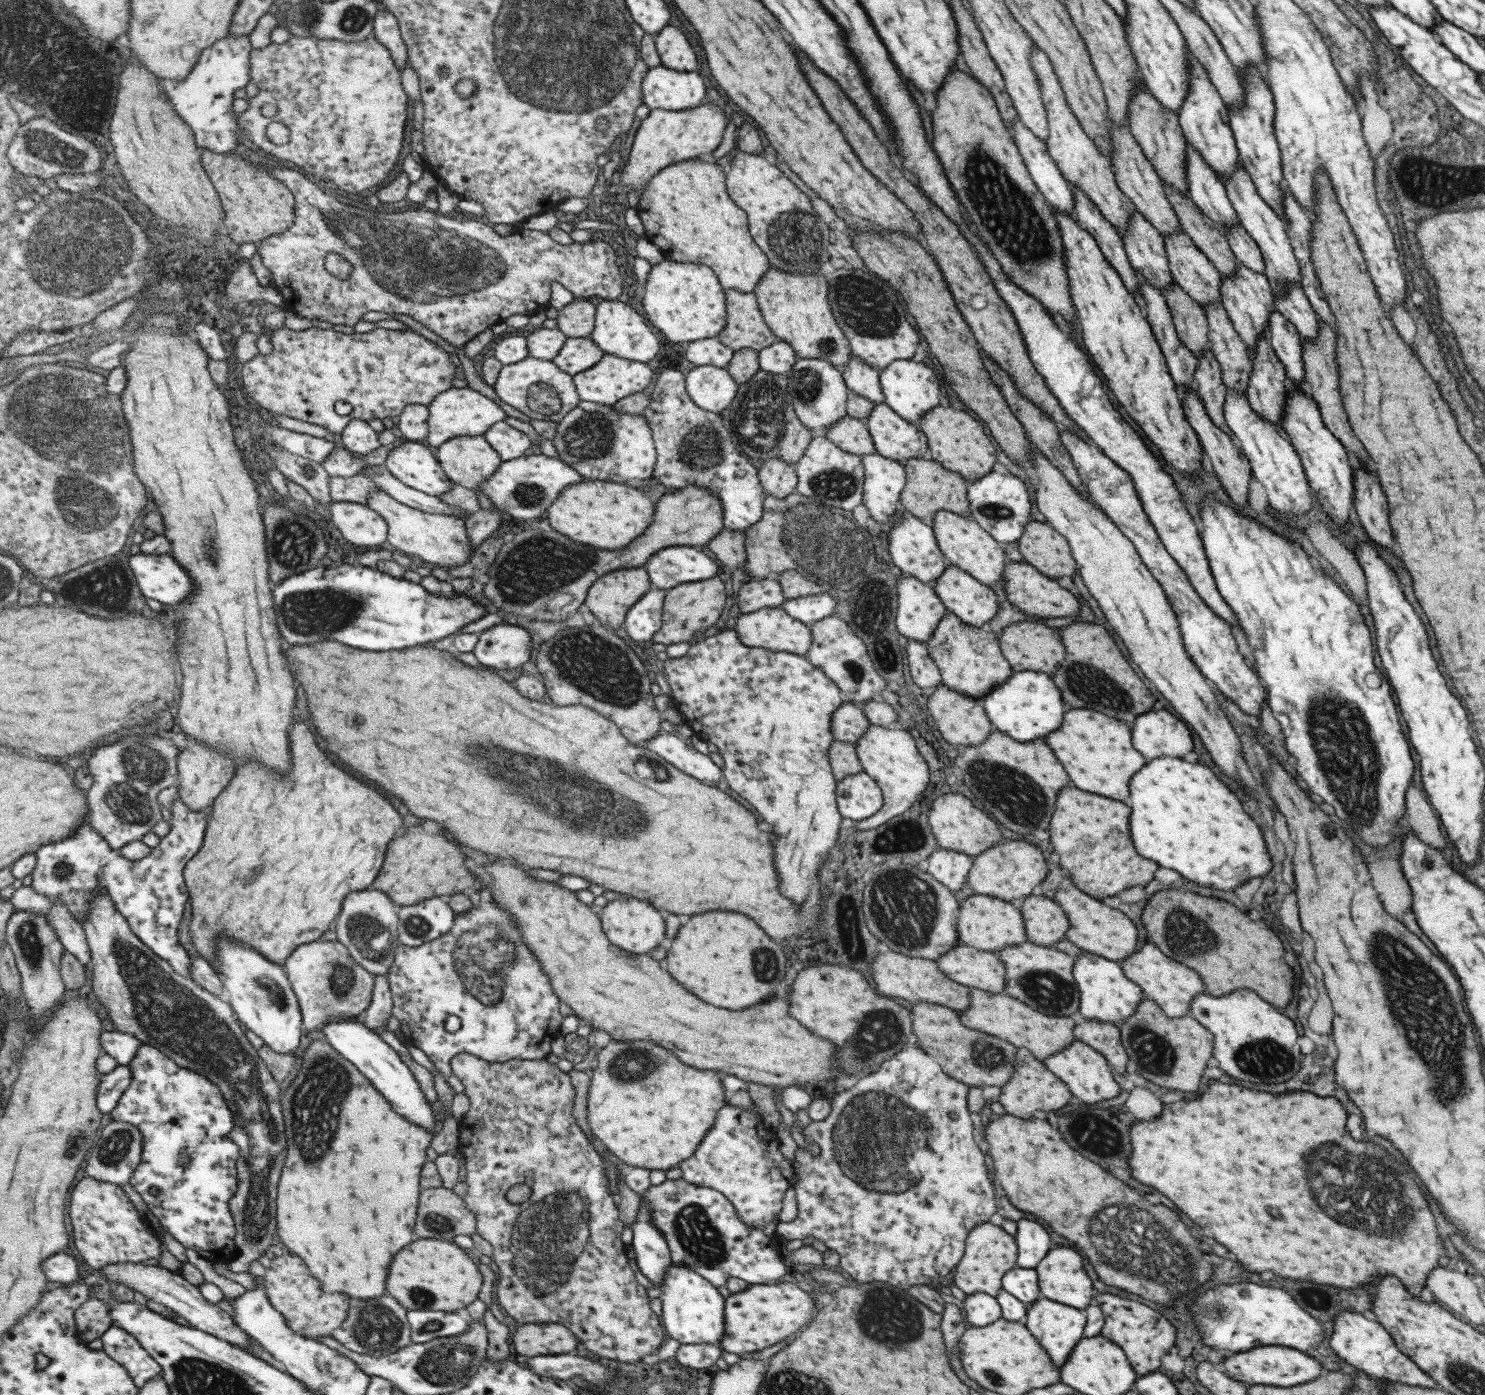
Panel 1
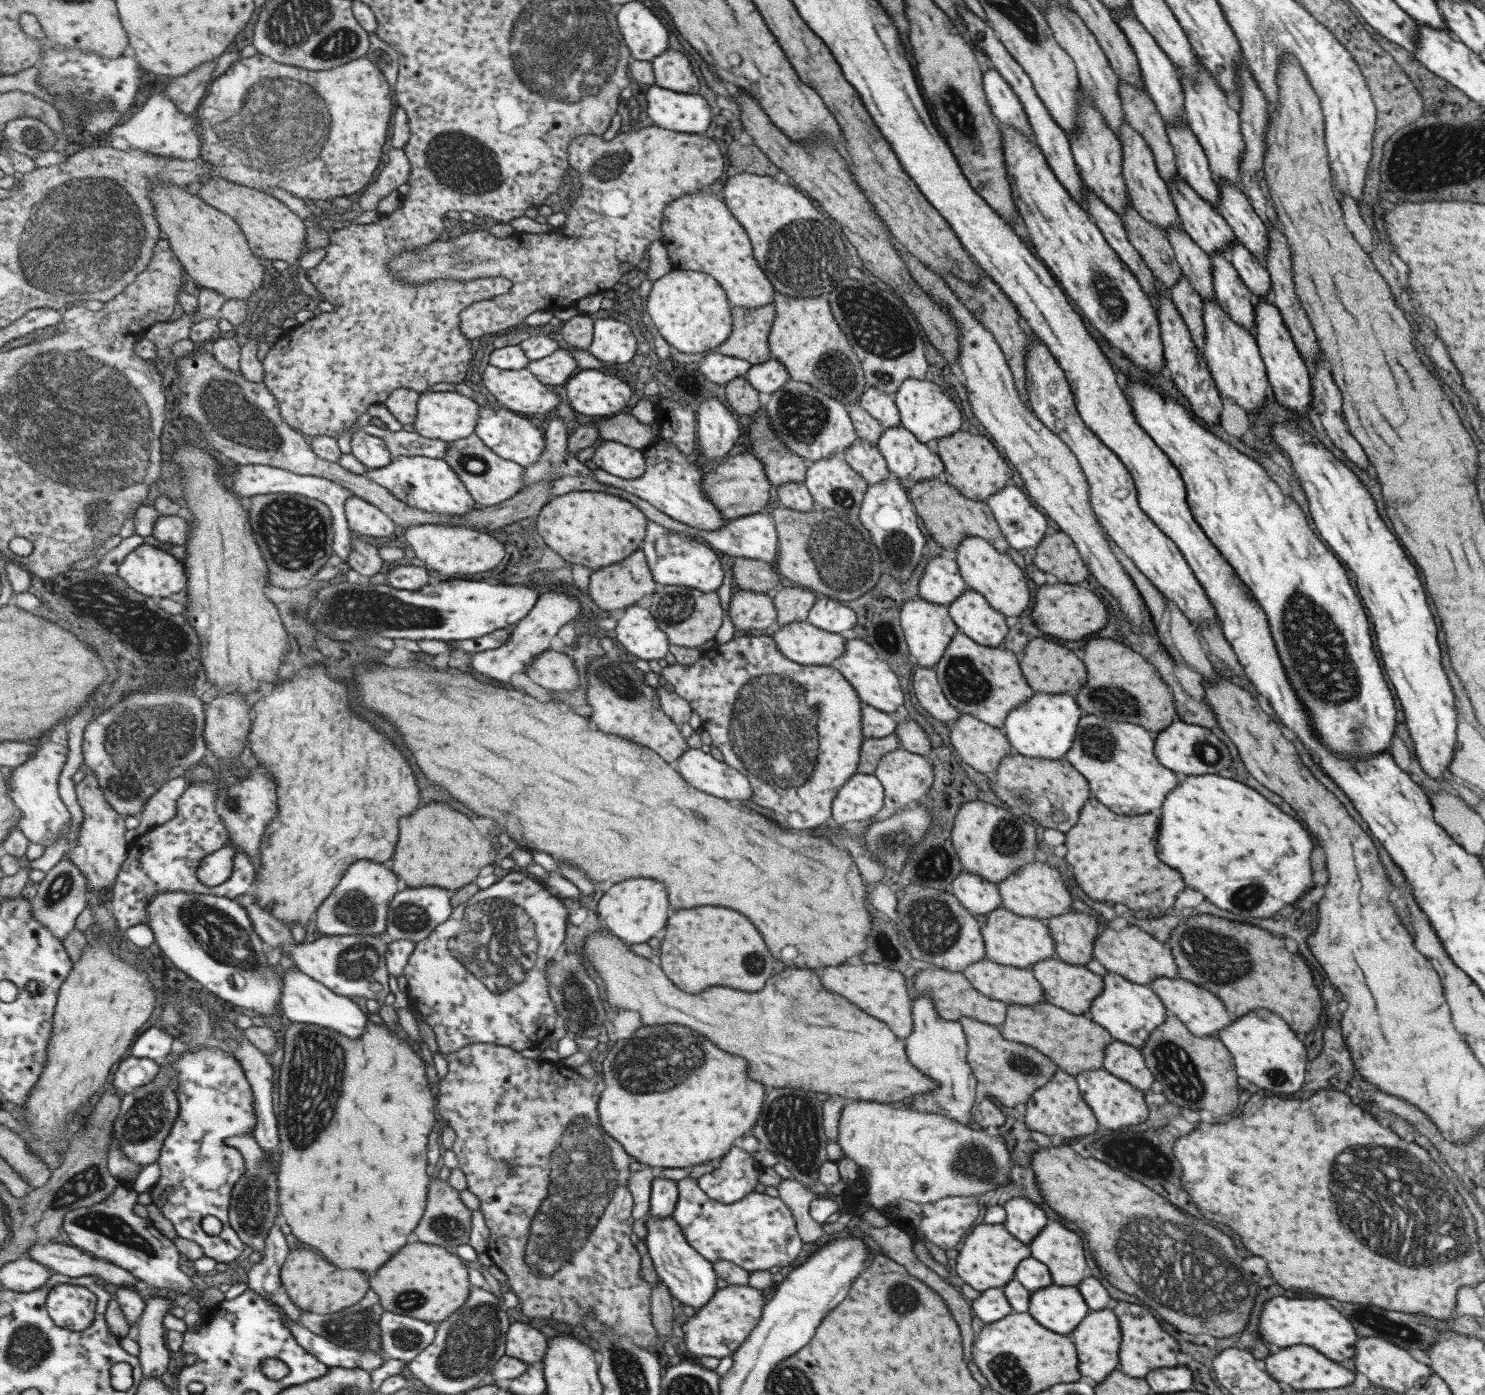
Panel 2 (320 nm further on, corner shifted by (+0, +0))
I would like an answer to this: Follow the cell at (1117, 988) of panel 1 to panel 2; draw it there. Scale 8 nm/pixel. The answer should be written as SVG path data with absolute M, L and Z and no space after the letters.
M1111 972L1103 975L1102 981L1103 990L1100 990L1099 996L1091 1000L1087 1016L1096 1025L1101 1026L1112 1039L1140 1049L1151 1031L1165 1021L1168 1012L1148 985L1129 982L1126 978Z

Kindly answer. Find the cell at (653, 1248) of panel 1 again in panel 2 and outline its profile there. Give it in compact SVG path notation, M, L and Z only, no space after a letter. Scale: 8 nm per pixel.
M663 1175L656 1177L652 1184L650 1205L651 1217L664 1219L674 1214L675 1206L679 1200L678 1181L665 1178Z

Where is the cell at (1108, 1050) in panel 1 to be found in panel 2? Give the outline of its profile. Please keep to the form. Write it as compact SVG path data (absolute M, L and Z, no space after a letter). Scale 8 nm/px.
M1114 1039L1105 1047L1102 1069L1144 1092L1150 1090L1154 1081L1154 1075L1143 1062L1140 1049Z

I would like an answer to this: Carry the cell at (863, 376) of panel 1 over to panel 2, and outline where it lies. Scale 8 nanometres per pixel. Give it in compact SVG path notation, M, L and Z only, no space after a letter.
M867 385L857 403L867 414L878 420L884 429L900 424L900 416L892 395Z

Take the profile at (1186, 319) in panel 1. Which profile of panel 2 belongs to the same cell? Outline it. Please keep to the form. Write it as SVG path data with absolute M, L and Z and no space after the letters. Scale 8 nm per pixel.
M1131 205L1120 216L1129 244L1141 255L1155 280L1167 290L1181 276L1166 233L1144 219Z

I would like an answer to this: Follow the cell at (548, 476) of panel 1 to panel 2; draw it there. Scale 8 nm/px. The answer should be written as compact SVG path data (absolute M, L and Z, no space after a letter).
M657 438L646 459L646 473L635 480L619 478L609 474L601 468L595 469L591 477L602 482L604 485L623 489L639 498L649 502L671 519L695 528L699 531L717 531L730 520L721 519L718 508L708 499L708 496L700 489L700 482L704 477L705 470L697 469L692 460L684 457L679 449L672 445L667 439Z

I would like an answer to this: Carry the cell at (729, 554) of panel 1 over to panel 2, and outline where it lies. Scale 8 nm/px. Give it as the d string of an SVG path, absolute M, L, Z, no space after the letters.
M733 557L733 579L740 590L772 594L780 586L777 572L770 563L750 558Z

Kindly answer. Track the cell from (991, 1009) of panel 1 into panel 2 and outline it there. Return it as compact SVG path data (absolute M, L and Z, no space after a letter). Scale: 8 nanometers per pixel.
M1048 1003L1030 1006L1006 1004L1003 1024L997 1027L999 1034L1008 1041L1018 1042L1037 1049L1049 1058L1056 1068L1074 1077L1087 1070L1102 1069L1105 1047L1111 1036L1092 1022L1086 1014L1073 1015Z

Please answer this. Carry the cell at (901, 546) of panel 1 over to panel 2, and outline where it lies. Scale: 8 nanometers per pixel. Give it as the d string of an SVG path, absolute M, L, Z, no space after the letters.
M941 556L929 559L918 580L918 596L931 604L950 605L967 590L956 562Z

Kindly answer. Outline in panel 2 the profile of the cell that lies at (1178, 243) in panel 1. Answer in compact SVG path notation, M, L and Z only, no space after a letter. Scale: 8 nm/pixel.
M1123 121L1118 128L1118 140L1121 147L1121 174L1127 187L1130 205L1151 224L1166 232L1169 227L1179 227L1180 220L1170 199L1164 179L1157 172L1153 153L1147 143L1127 123Z

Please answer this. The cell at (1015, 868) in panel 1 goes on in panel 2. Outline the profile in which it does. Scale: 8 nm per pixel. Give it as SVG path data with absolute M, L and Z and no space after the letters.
M1042 859L1024 864L996 886L1001 897L1000 906L1020 917L1045 921L1071 910L1069 892L1065 890L1065 884L1063 884L1059 872L1051 866L1047 866Z

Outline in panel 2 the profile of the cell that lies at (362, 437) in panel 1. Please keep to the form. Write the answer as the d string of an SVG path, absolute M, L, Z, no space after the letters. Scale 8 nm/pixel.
M362 429L352 435L351 452L371 470L382 469L391 464L392 454L385 439L367 434Z

